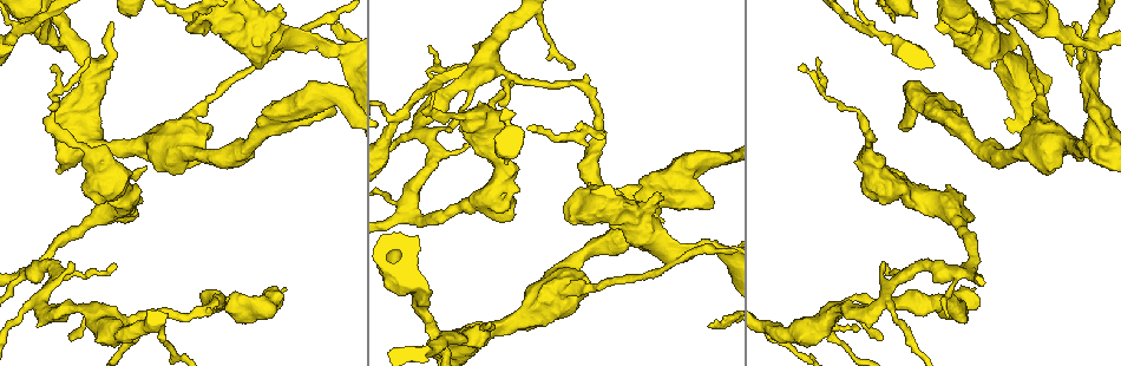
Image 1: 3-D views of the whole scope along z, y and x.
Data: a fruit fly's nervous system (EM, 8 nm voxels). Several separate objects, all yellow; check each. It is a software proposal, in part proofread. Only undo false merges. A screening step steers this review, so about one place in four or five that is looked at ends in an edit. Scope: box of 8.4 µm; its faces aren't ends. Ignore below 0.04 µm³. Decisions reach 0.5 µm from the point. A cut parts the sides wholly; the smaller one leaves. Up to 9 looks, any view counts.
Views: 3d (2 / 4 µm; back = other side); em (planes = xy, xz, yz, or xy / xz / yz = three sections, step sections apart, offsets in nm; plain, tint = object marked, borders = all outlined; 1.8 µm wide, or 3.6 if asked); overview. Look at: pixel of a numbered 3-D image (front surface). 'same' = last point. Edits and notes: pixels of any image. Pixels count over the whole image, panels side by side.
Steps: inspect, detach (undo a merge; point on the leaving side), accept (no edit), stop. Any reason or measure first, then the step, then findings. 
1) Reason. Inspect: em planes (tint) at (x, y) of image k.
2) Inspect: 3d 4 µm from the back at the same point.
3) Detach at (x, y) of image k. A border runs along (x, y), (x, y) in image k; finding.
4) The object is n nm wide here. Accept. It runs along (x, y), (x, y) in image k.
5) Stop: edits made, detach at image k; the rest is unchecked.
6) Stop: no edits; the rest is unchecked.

Sudden change in width. Inspect: em xz step 16 (tint) at (293, 39) of image 1.

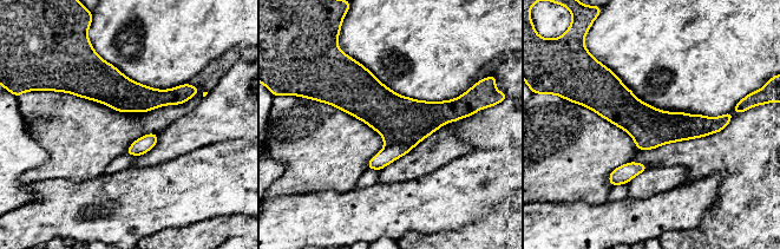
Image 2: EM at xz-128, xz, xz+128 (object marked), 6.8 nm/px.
Cut it another way. Inspect: em planes (tint) at the same point.

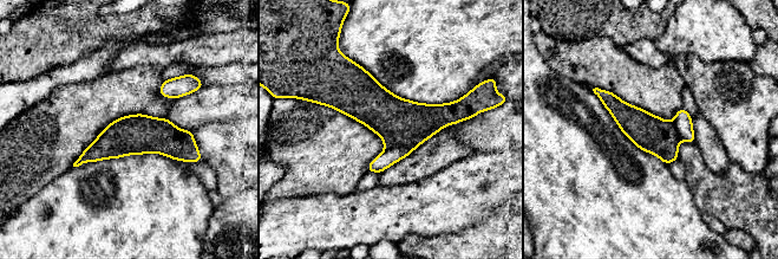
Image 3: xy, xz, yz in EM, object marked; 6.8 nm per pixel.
The object is 260 nm wide here. Detach at (399, 122) of image 3. The part that leaves runs along (326, 101), (461, 115) in image 3; a second neuron is stuck on.

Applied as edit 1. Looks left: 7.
Redraw. Inspect: overview.

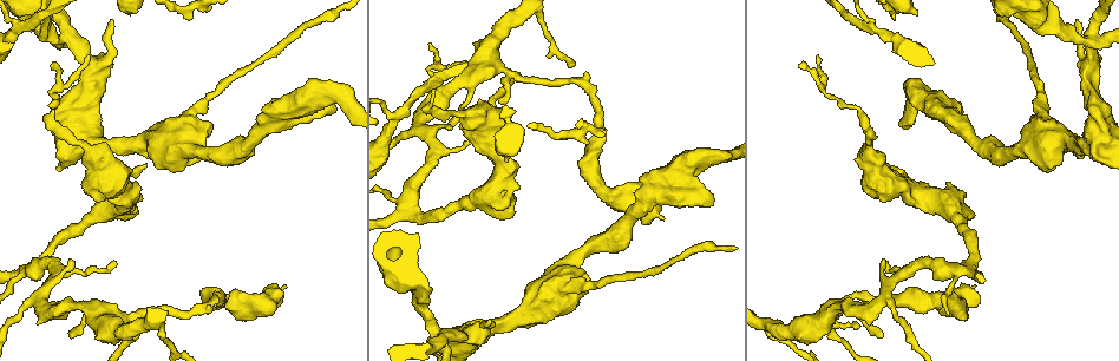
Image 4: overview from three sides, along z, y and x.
Thick turns thin. Inspect: 3d 4 µm at (561, 286) of image 4.

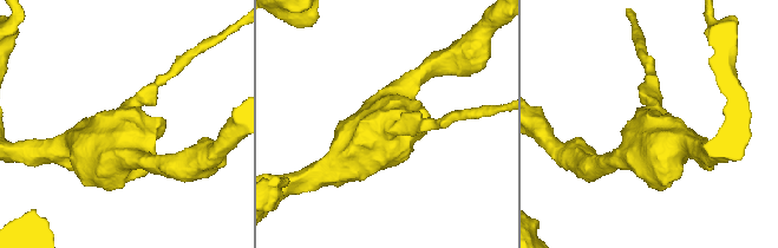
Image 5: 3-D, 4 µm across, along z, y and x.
Inspect: em 3.6 µm xz step 16 (plain) at (123, 116) of image 5.

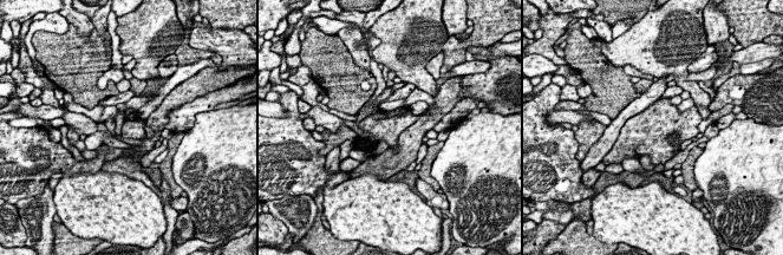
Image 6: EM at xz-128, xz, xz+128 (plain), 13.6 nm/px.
Inspect: em 3.6 µm xz step 16 (tint) at the same point.

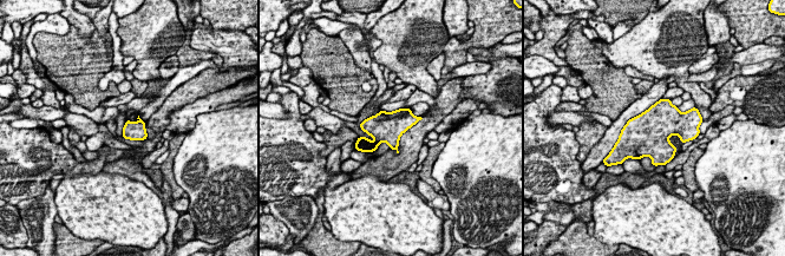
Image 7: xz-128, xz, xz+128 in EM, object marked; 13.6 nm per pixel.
The object is 260 nm wide here. Accept. Continuous, no second neuron.

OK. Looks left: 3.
Four-way junction. Inspect: em planes (borders) at (1088, 37) of image 4.

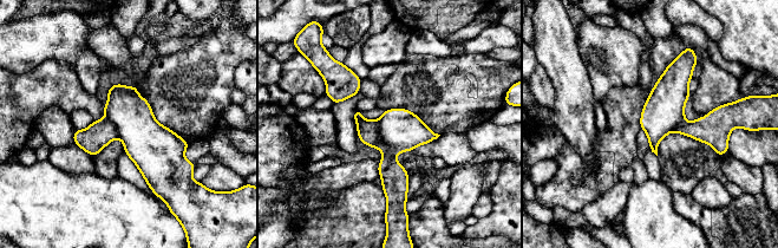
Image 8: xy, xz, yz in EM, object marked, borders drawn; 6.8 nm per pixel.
The object is 280 nm wide here. Detach at (392, 173) of image 8. A border runs along (376, 121), (380, 141), (396, 152) in image 8; a second neuron is stuck on.

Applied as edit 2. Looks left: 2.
Redraw. Inspect: overview.

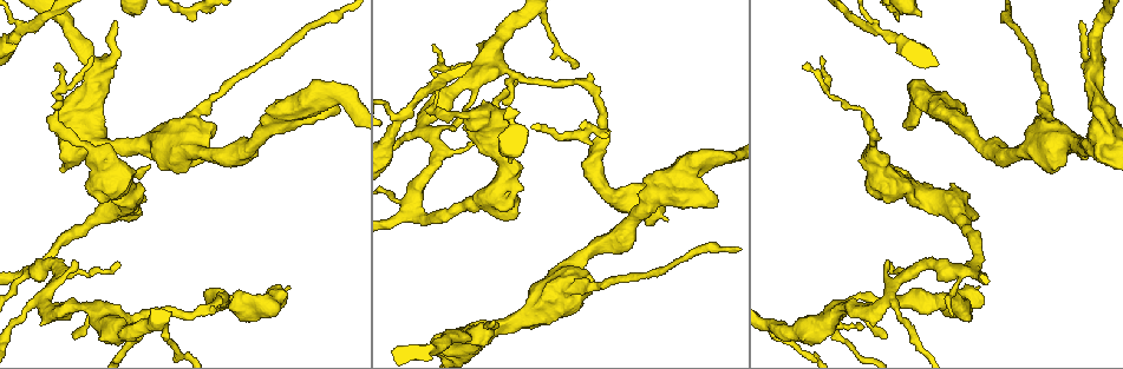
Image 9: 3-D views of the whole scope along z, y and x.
Abrupt turn. Inspect: em 3.6 µm planes (tint) at (94, 140) of image 9.

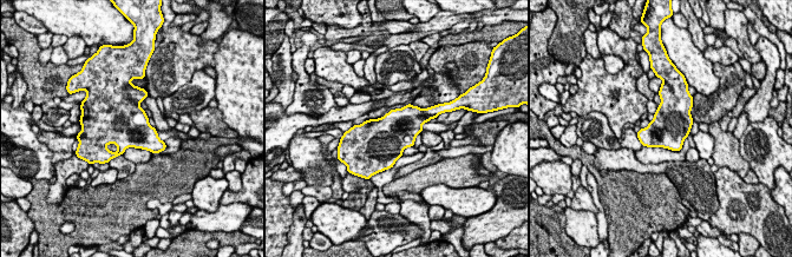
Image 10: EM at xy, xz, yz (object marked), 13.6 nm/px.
Accept. All the same neuron.

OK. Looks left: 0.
Stop: edits made, detach at image 3, detach at image 8; the rest is unchecked.

